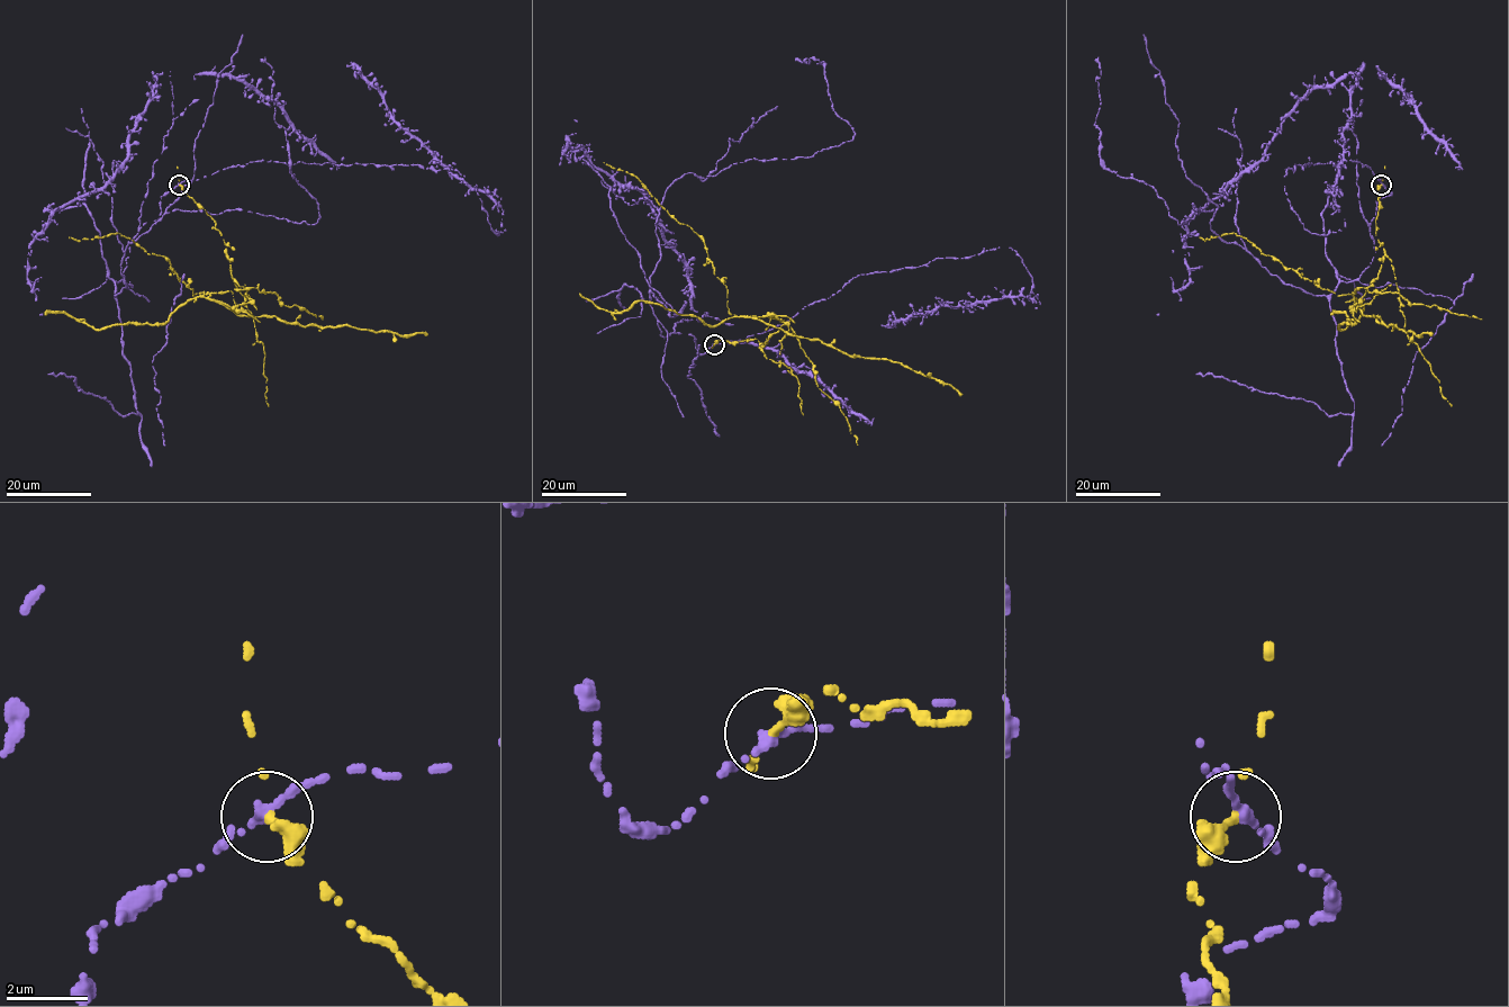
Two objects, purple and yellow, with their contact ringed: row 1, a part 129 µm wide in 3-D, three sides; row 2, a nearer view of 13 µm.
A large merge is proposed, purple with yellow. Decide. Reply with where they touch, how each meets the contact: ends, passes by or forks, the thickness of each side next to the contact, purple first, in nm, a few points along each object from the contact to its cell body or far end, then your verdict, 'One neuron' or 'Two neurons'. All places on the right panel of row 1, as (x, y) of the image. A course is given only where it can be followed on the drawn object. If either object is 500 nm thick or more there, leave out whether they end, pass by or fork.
Place: (1381, 185). At the ring purple ends. At the ring yellow ends. Thickness 360 nm (purple) against 280 nm. Course of purple: (1381, 185), (1357, 279), (1329, 295), (1285, 284), (1210, 227), (1213, 209), (1178, 224), (1103, 165), (1095, 59). Course of yellow: (1381, 185), (1375, 235), (1384, 260), (1352, 307), (1353, 294), (1325, 289), (1246, 239), (1200, 237). Two neurons

